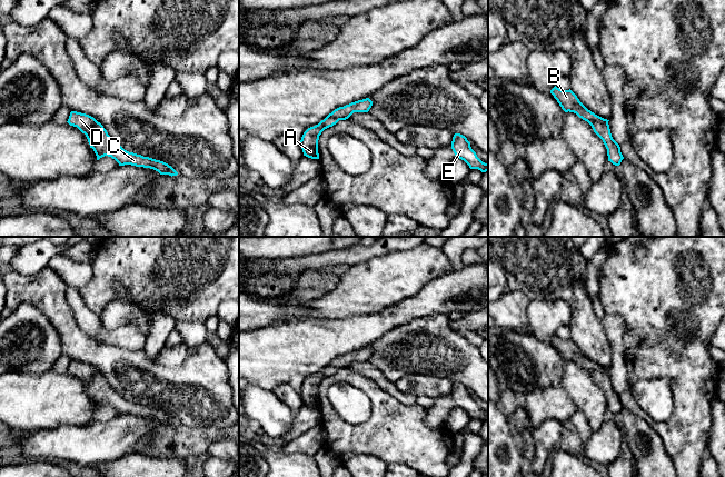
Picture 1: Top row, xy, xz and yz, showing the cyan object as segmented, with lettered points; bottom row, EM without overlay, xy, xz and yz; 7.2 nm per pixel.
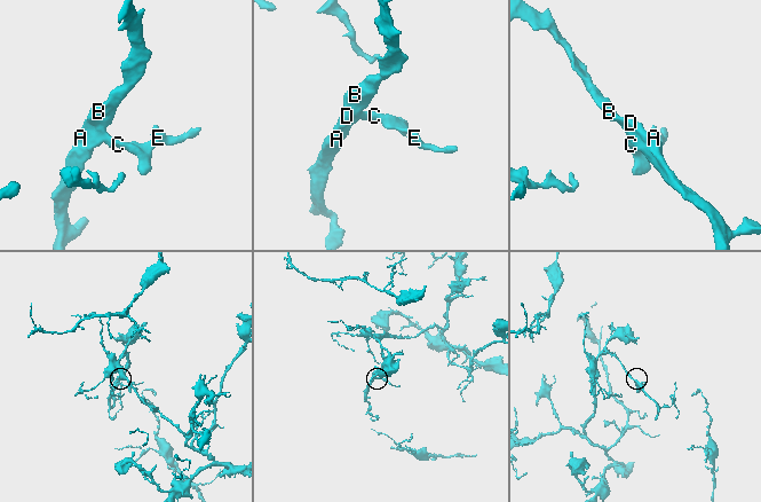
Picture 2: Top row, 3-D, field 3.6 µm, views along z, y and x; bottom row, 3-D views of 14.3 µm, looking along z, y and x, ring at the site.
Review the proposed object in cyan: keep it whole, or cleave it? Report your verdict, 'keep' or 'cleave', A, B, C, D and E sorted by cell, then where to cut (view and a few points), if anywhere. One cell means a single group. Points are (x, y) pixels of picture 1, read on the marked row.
keep; groups A B C D E; cut none

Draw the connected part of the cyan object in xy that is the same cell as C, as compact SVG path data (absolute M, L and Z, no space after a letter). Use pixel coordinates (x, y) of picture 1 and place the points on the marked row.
M71 111L67 122L86 135L90 148L93 149L97 156L97 160L108 156L115 159L119 166L131 165L150 168L160 175L169 175L171 177L178 175L171 166L163 161L125 150L108 135L103 126L89 115Z

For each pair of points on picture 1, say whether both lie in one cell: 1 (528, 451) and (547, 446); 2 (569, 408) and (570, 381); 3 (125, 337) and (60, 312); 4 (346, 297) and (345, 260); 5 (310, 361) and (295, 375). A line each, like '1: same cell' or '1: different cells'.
1: different cells
2: different cells
3: different cells
4: different cells
5: same cell

